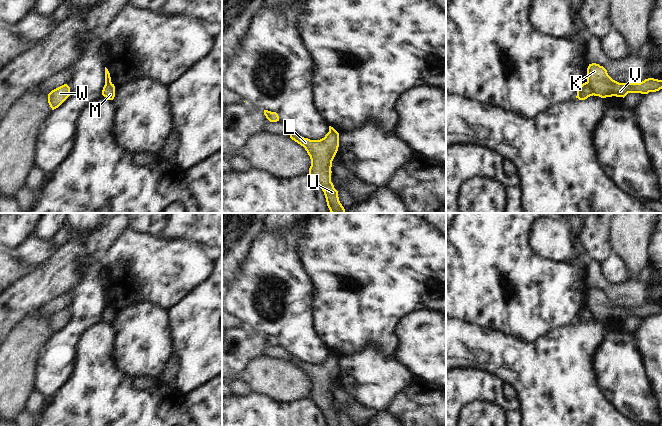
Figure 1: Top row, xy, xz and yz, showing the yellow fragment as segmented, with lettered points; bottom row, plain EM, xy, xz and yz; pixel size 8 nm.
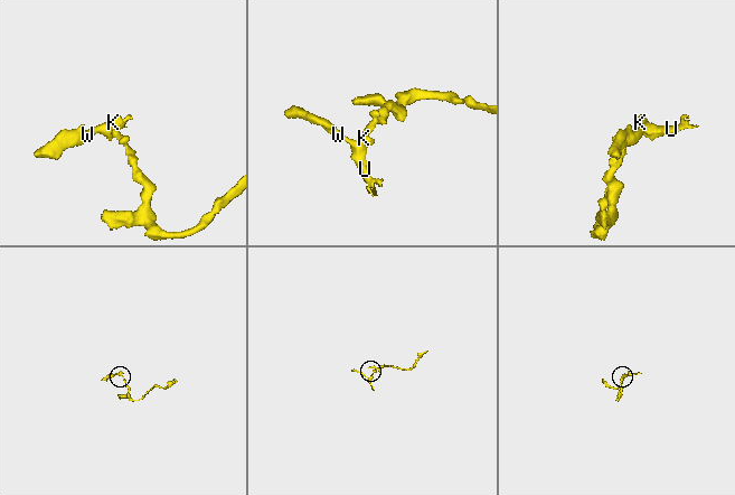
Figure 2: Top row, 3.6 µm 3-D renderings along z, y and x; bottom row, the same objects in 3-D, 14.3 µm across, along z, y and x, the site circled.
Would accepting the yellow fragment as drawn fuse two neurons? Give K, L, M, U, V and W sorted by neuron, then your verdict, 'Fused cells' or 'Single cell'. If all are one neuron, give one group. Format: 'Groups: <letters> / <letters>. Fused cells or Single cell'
Groups: K L U V W / M. Fused cells

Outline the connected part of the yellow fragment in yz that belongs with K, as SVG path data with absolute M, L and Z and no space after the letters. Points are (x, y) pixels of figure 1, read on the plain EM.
M589 288L587 292L587 307L594 320L625 321L628 317L648 318L662 313L662 304L648 302L640 307L619 307L613 304L607 294L599 288Z

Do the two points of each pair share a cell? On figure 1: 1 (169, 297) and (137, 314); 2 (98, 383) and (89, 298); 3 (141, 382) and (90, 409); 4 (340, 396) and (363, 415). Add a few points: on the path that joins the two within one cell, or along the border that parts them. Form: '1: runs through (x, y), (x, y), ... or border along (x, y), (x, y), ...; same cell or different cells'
1: border along (132, 305), (151, 302), (167, 310); different cells
2: border along (102, 319), (88, 328), (80, 336), (76, 344); different cells
3: border along (131, 382), (134, 388), (152, 388); different cells
4: runs through (346, 402), (357, 413); same cell

